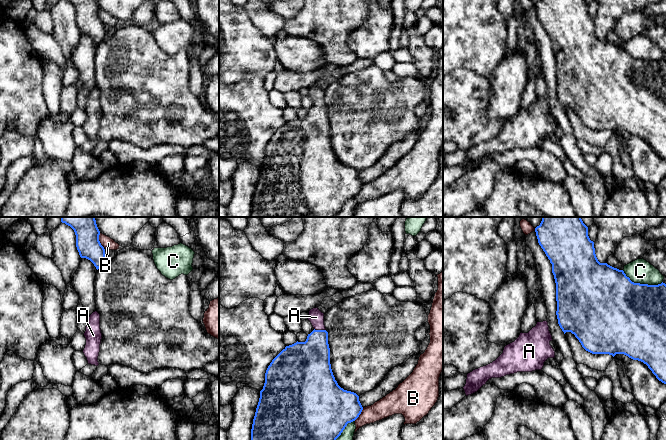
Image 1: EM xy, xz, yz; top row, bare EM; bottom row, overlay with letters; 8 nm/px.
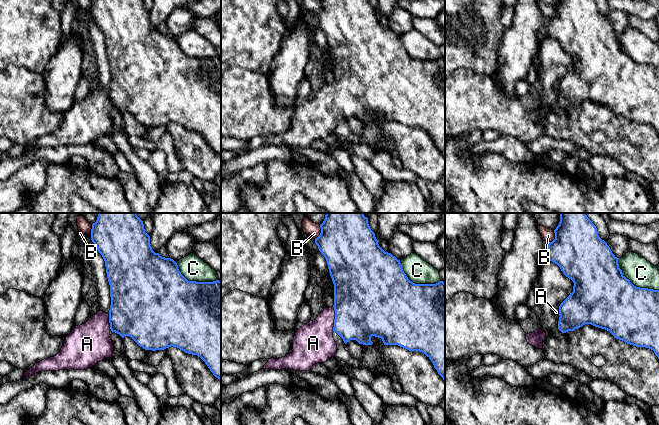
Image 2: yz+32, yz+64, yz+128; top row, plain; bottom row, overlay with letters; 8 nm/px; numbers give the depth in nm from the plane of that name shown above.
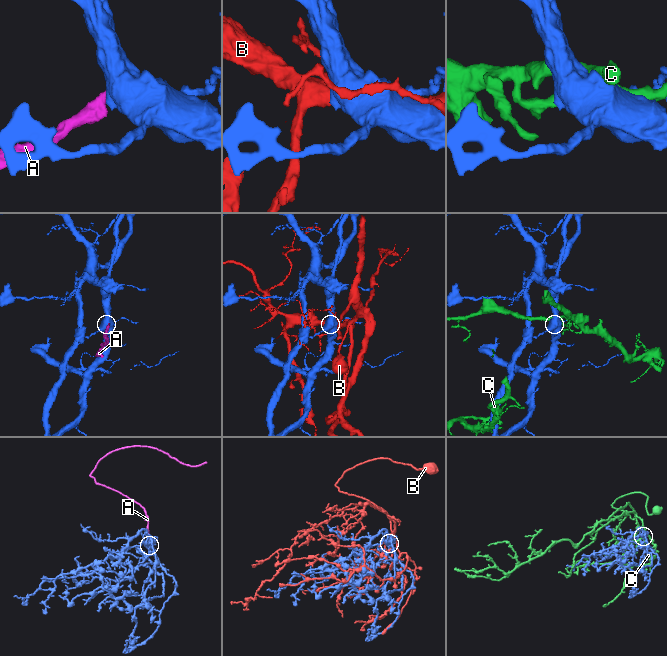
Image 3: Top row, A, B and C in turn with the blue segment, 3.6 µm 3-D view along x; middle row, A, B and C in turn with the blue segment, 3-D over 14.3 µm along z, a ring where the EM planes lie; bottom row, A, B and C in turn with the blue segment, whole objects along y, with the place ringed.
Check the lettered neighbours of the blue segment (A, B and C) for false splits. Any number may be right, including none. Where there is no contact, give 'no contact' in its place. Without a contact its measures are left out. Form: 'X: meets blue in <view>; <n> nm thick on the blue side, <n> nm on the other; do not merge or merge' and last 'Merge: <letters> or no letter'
A: meets blue in xz; 300 nm thick on the blue side, 120 nm on the other; merge
B: meets blue in xy; 190 nm thick on the blue side, 90 nm on the other; do not merge
C: meets blue in yz; 500 nm thick on the blue side, 190 nm on the other; do not merge
Merge: A

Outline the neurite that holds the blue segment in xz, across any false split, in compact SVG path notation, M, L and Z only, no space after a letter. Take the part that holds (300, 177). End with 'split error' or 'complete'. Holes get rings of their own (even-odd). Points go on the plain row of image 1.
M318 83L313 84L308 96L314 106L306 117L286 122L266 146L251 217L336 217L347 200L355 197L363 186L359 172L344 166L335 156L324 89Z | split error

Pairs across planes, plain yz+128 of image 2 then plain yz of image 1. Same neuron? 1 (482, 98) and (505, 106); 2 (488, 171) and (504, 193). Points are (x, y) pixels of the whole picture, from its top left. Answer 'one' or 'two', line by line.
1: two
2: one

